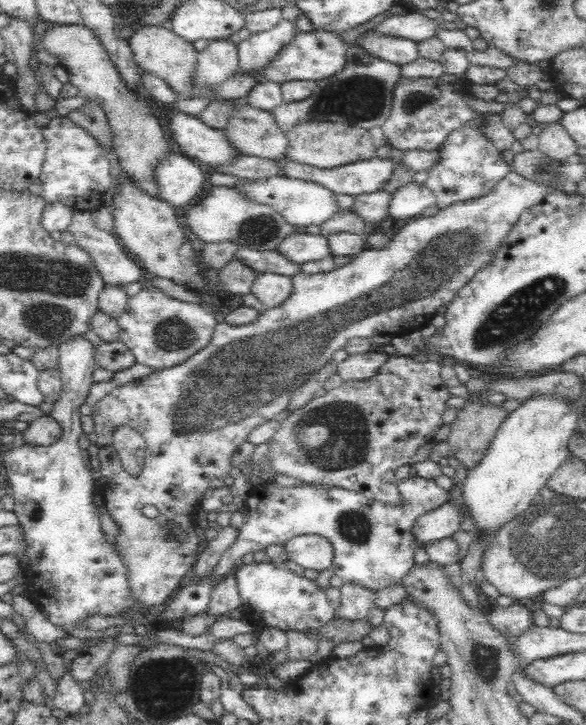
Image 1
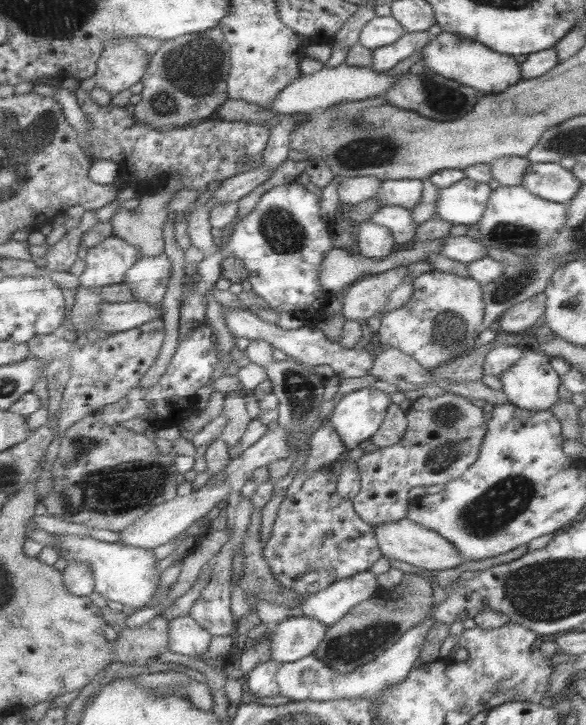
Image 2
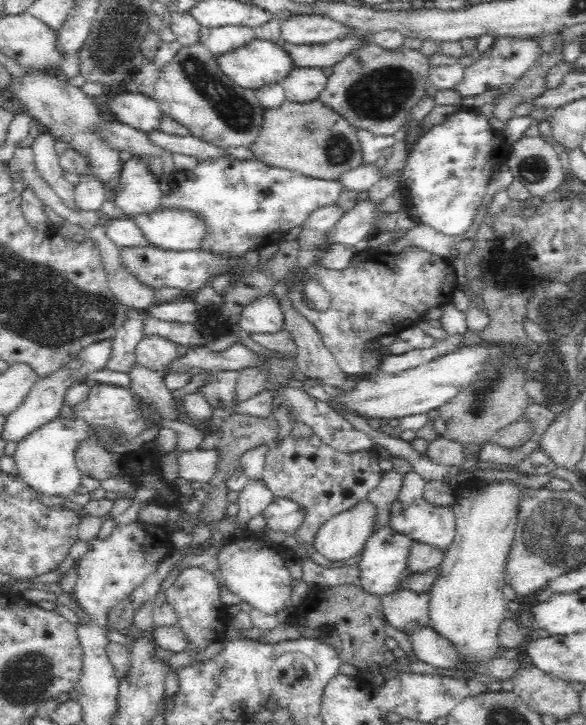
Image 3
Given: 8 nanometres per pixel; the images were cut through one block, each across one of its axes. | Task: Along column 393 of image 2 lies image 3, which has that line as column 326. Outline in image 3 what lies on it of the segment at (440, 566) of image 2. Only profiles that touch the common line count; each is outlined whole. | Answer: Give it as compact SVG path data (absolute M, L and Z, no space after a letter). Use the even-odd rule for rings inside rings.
M362 498L348 510L330 517L318 529L312 545L332 562L348 560L356 556L379 529L376 518L377 506L369 498Z

